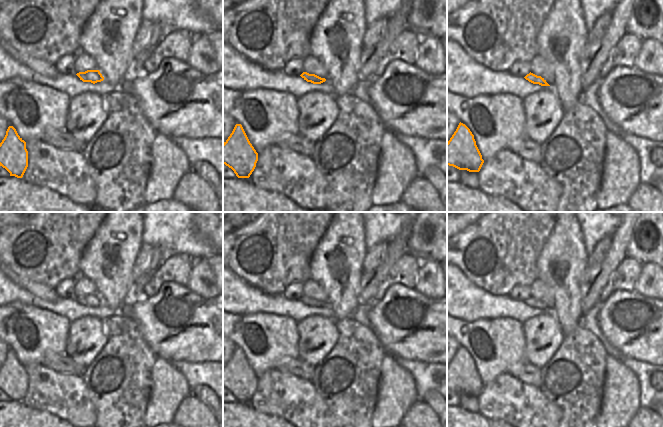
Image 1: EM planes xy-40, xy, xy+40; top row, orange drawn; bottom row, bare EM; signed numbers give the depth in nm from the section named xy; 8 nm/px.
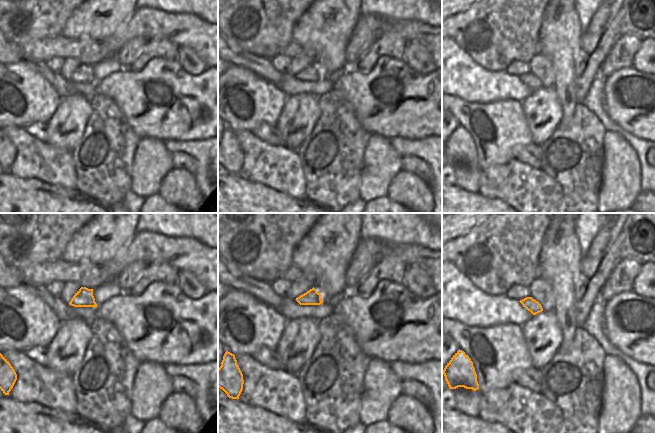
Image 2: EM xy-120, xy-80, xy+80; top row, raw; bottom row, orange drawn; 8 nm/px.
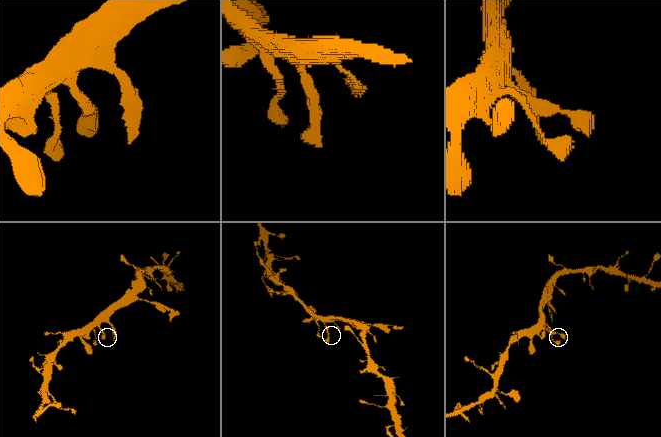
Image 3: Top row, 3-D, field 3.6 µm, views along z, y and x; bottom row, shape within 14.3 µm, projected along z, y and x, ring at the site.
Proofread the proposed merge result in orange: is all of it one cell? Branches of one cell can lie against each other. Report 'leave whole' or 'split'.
leave whole

